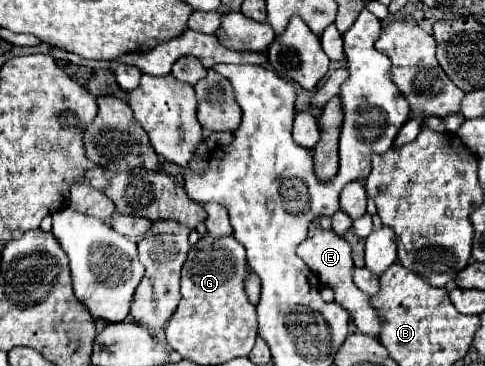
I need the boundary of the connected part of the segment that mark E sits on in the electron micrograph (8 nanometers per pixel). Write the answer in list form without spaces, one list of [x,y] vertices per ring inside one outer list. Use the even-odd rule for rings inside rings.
[[[319,228],[319,232],[315,232],[315,236],[307,238],[307,240],[297,248],[297,256],[303,258],[303,262],[317,274],[317,278],[335,292],[335,302],[337,302],[339,306],[343,306],[343,308],[351,314],[355,326],[357,326],[361,332],[365,332],[365,334],[369,334],[369,336],[375,336],[375,338],[381,334],[381,318],[379,318],[377,310],[371,306],[369,294],[361,292],[361,290],[355,286],[355,282],[353,282],[353,274],[351,274],[351,270],[353,270],[351,246],[345,242],[343,236],[337,236],[333,230],[321,230],[321,228]]]

